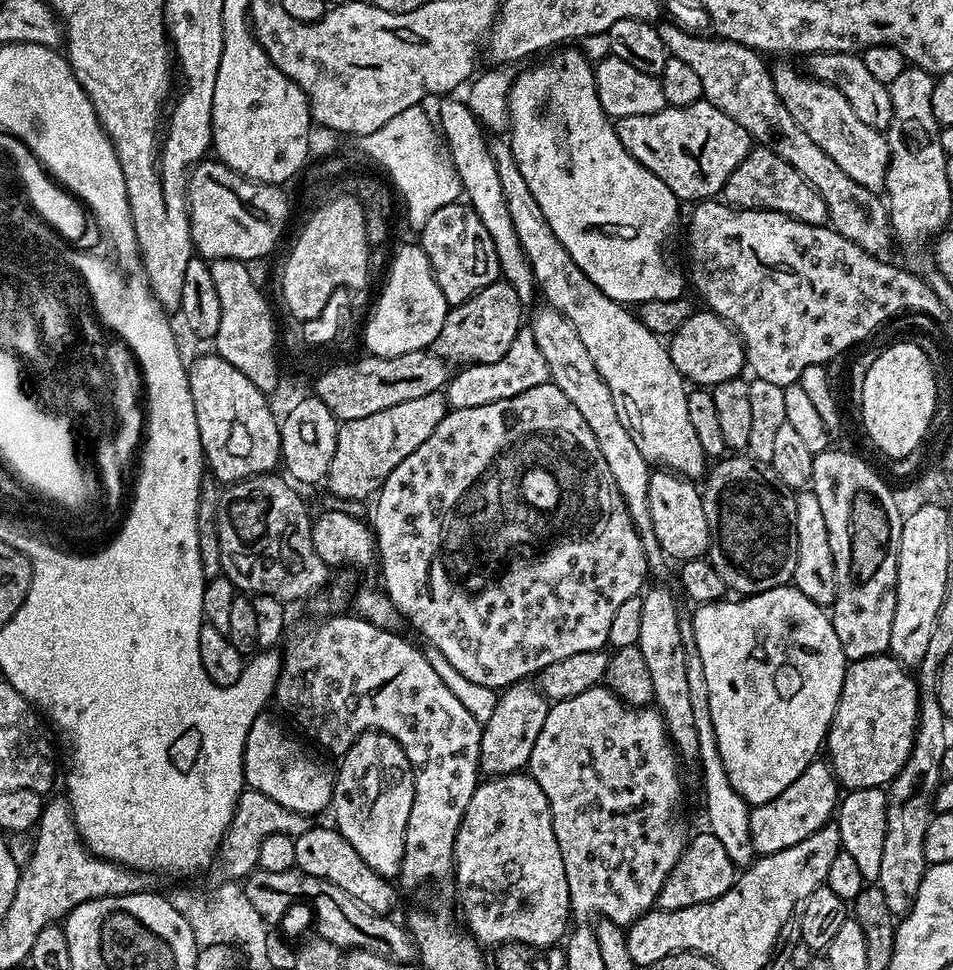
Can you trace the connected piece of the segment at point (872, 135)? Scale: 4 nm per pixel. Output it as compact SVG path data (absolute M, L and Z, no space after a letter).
M788 64L771 69L774 90L786 110L790 110L800 129L810 134L812 141L822 146L822 150L830 154L830 158L834 158L834 162L838 162L838 166L842 166L842 170L846 170L846 174L850 174L858 186L883 189L888 173L888 141L885 133L866 126L866 122L854 114L850 102L846 102L837 88L816 80L801 69L800 72Z

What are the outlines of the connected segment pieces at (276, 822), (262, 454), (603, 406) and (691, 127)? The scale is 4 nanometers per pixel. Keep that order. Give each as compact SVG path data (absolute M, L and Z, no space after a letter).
M241 792L230 826L218 849L221 877L225 881L243 881L257 867L258 850L262 846L262 841L270 838L270 834L286 834L295 838L306 834L306 830L313 827L314 820L311 815L290 810L282 806L282 802L274 802L274 798L266 798L266 794L261 792Z
M215 354L200 356L187 365L190 398L194 402L194 418L198 422L198 434L202 442L204 459L212 475L225 485L235 480L245 480L251 476L262 476L273 471L272 468L281 463L280 458L280 426L278 416L272 413L268 405L269 397L242 374L242 370L234 370L230 362Z
M543 306L536 313L531 313L530 327L538 348L542 350L542 358L546 358L546 366L550 366L550 380L578 406L578 414L586 418L586 426L590 426L590 434L594 434L594 442L598 442L598 450L602 450L602 458L606 458L606 466L610 466L610 474L614 474L614 482L628 507L630 518L634 522L636 532L640 535L644 557L653 573L660 572L666 563L662 546L654 534L654 522L650 520L650 478L653 469L650 462L638 450L634 438L630 438L630 430L622 426L618 419L618 410L614 406L614 398L610 394L610 386L602 382L594 362L590 362L590 354L586 354L586 346L582 346L582 338L578 338L578 330L562 315L557 308Z
M699 100L688 108L664 107L654 114L621 116L614 127L622 146L632 157L646 166L666 186L670 186L681 202L699 202L721 195L736 167L754 147L754 141L734 118L718 110L707 100Z

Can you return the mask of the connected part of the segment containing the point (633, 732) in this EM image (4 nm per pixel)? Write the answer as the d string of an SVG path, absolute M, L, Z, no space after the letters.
M597 686L576 695L575 698L555 701L546 714L546 723L542 725L542 734L538 734L538 742L534 742L530 774L538 786L546 794L550 802L550 814L554 822L554 836L558 838L558 850L562 850L562 866L566 866L566 882L570 890L572 903L571 915L580 920L595 921L597 917L612 919L623 926L633 924L642 914L652 911L657 903L662 886L674 870L678 858L688 845L690 831L684 825L684 788L680 785L681 757L678 755L672 740L668 737L668 727L664 725L659 711L655 707L634 708L619 700L607 686Z

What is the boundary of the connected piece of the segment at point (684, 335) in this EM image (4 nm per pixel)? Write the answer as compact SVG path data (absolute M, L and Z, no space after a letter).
M711 310L693 311L692 316L667 341L668 353L685 381L696 386L711 386L737 379L745 371L744 344L732 325Z

